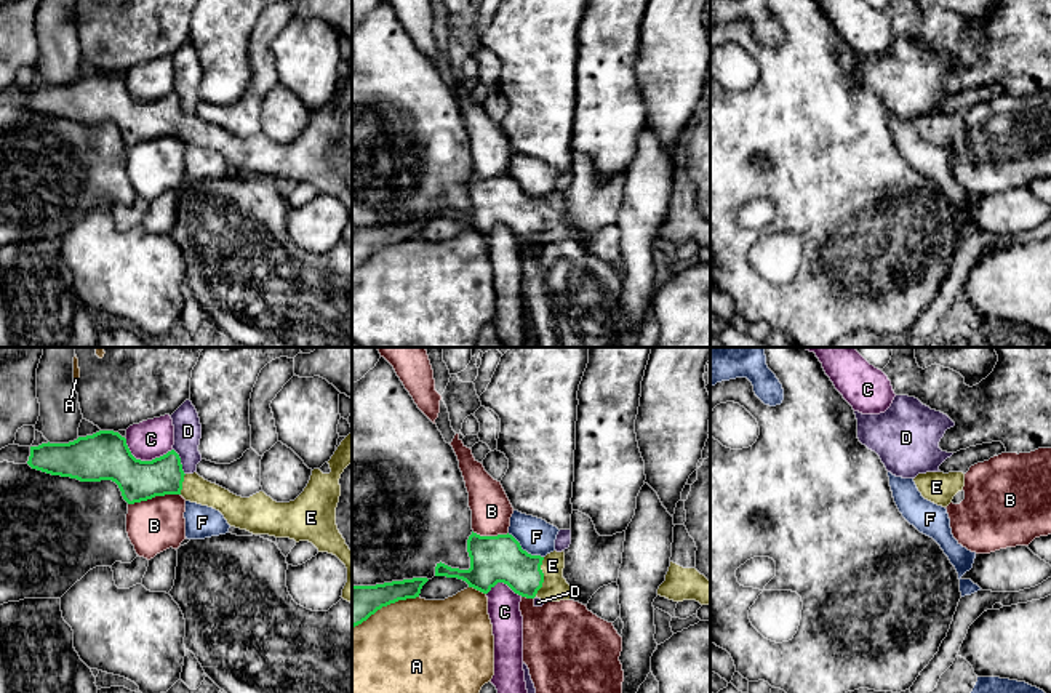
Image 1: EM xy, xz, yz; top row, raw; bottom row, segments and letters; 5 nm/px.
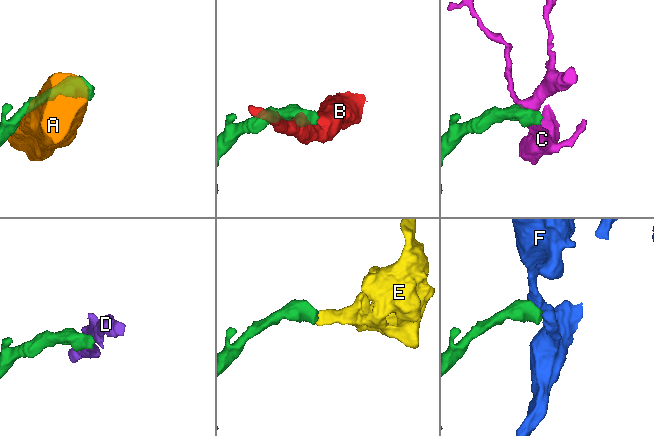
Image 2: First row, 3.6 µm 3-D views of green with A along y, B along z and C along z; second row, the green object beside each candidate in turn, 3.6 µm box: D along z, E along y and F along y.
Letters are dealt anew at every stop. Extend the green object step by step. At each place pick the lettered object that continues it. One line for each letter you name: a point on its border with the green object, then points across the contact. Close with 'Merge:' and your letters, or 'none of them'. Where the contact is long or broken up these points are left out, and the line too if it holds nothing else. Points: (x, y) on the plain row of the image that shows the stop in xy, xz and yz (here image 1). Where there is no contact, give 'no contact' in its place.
E: contact xz (543, 218); way xz (496, 200), (530, 218), (543, 218), (554, 229)
Merge: E

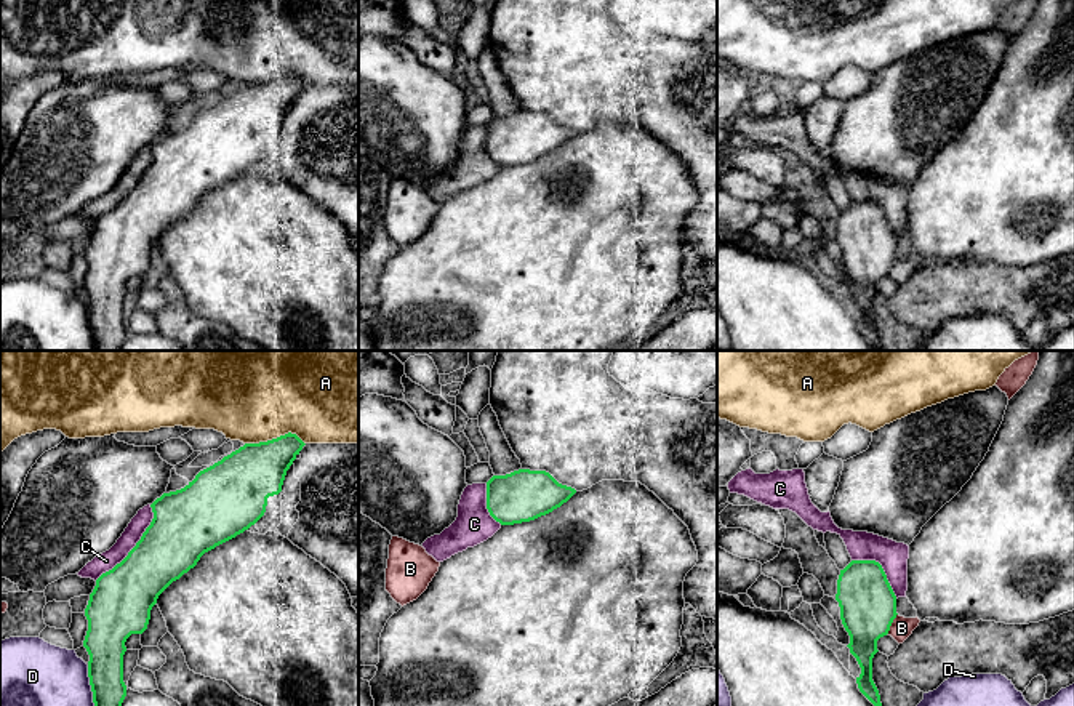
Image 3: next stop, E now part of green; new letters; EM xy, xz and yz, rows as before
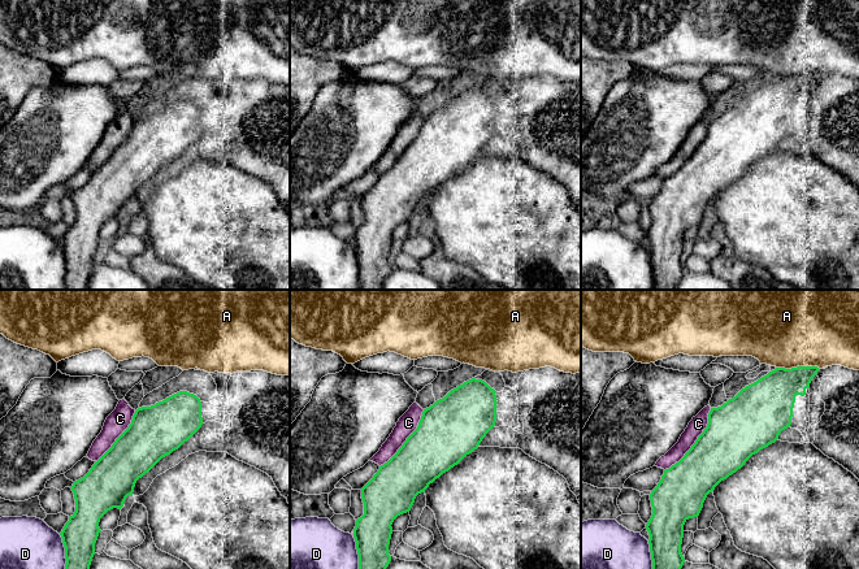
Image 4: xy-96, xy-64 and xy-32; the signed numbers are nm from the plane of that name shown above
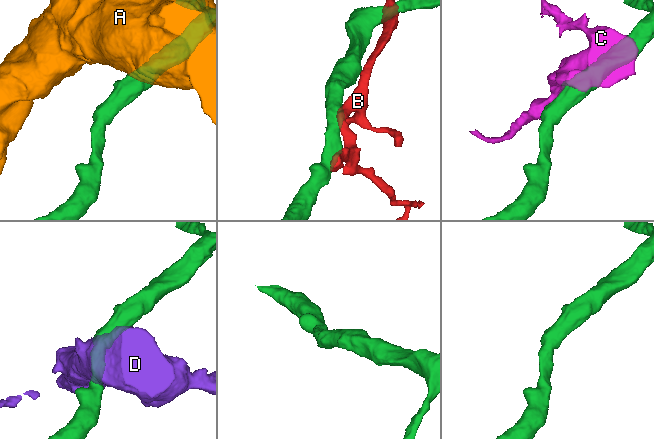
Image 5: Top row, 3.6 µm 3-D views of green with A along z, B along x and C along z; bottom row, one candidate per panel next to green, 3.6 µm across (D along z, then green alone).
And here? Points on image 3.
C: contact xy (135, 188)
Merge: C

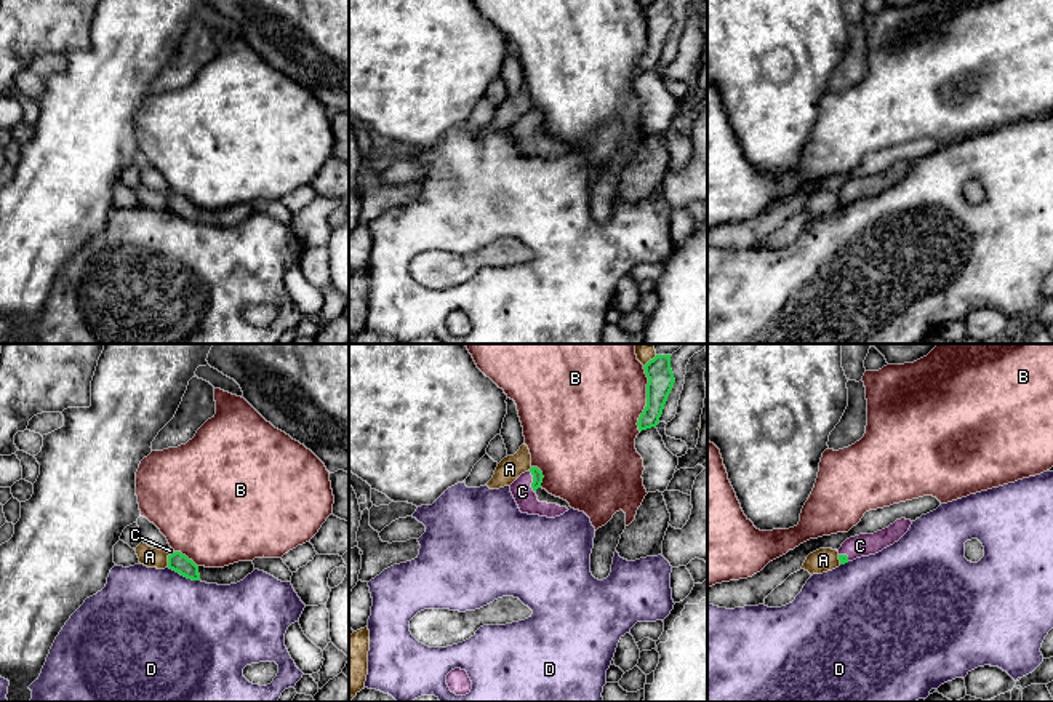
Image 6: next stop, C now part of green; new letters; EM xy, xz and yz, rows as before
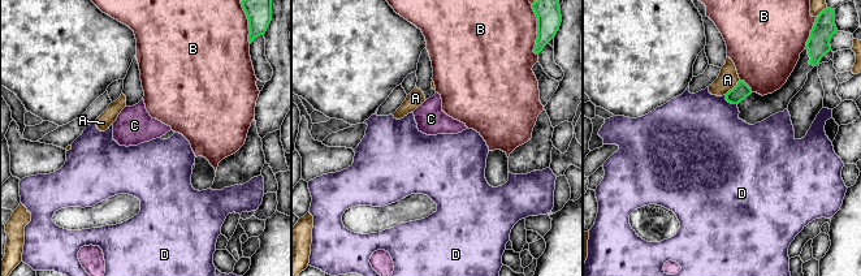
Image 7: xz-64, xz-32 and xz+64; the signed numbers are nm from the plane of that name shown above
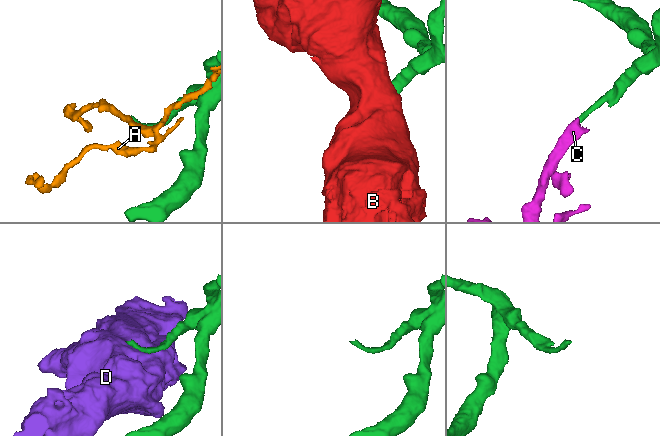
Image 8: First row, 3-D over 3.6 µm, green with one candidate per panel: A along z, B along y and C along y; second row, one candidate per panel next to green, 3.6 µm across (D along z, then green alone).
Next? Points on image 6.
C: contact xz (533, 123); way xz (536, 115), (533, 123), (522, 133)
Merge: C

